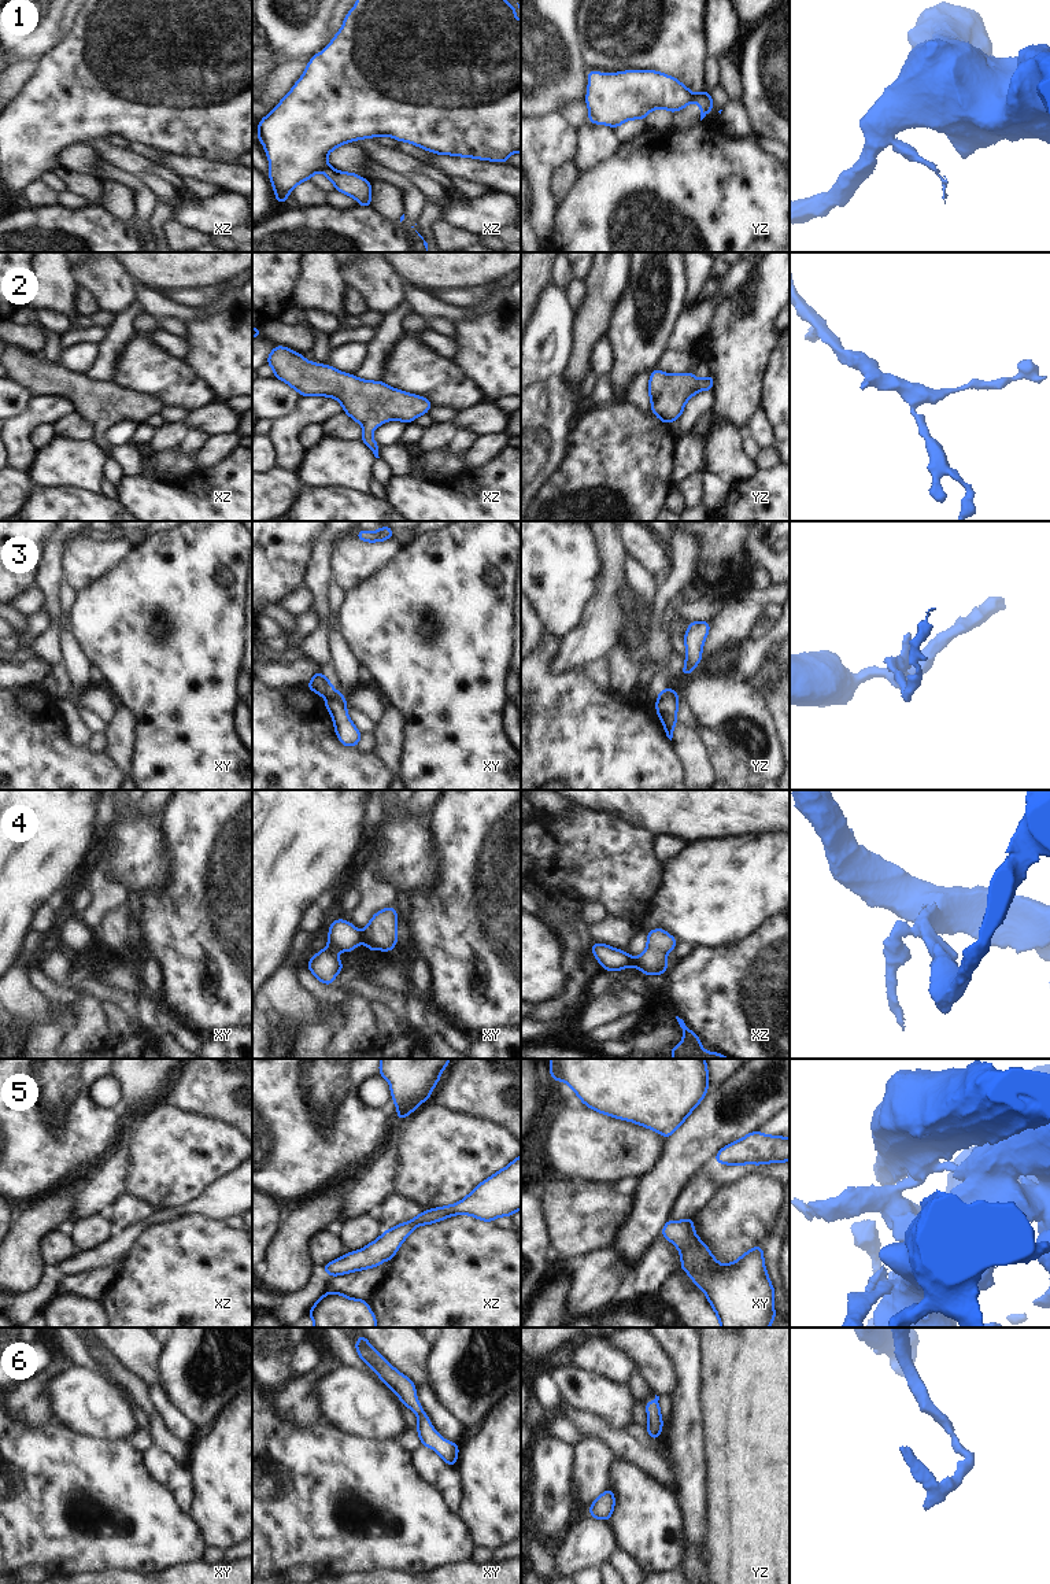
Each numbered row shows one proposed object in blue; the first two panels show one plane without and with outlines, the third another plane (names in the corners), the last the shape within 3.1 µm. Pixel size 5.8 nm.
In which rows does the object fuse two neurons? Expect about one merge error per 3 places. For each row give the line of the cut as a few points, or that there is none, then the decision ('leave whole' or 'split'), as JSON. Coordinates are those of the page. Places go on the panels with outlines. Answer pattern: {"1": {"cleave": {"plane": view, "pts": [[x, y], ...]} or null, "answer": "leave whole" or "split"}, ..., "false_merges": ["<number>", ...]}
{"1": {"cleave": null, "answer": "leave whole"}, "2": {"cleave": null, "answer": "leave whole"}, "3": {"cleave": {"plane": "xy", "pts": [[333, 689], [325, 696]]}, "answer": "split"}, "4": {"cleave": {"plane": "xy", "pts": [[359, 931], [361, 941]]}, "answer": "split"}, "5": {"cleave": null, "answer": "leave whole"}, "6": {"cleave": null, "answer": "leave whole"}, "false_merges": ["3", "4"]}

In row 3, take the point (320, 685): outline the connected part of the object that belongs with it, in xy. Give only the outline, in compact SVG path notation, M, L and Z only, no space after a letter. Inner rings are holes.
M318 671L313 679L308 682L307 687L317 693L318 695L326 697L329 693L332 693L334 688L332 686L332 682L328 680L321 671Z

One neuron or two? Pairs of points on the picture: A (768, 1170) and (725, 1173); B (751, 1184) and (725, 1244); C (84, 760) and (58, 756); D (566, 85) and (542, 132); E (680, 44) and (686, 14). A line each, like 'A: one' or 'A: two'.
A: one
B: one
C: one
D: two
E: one

